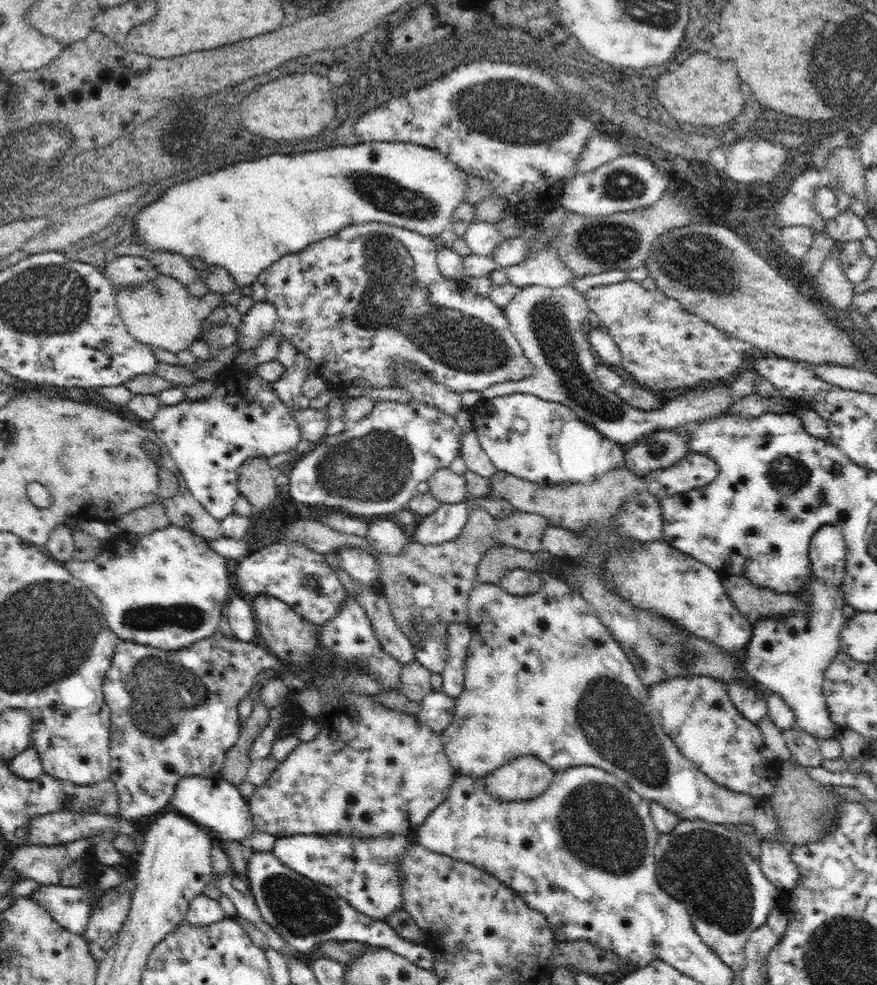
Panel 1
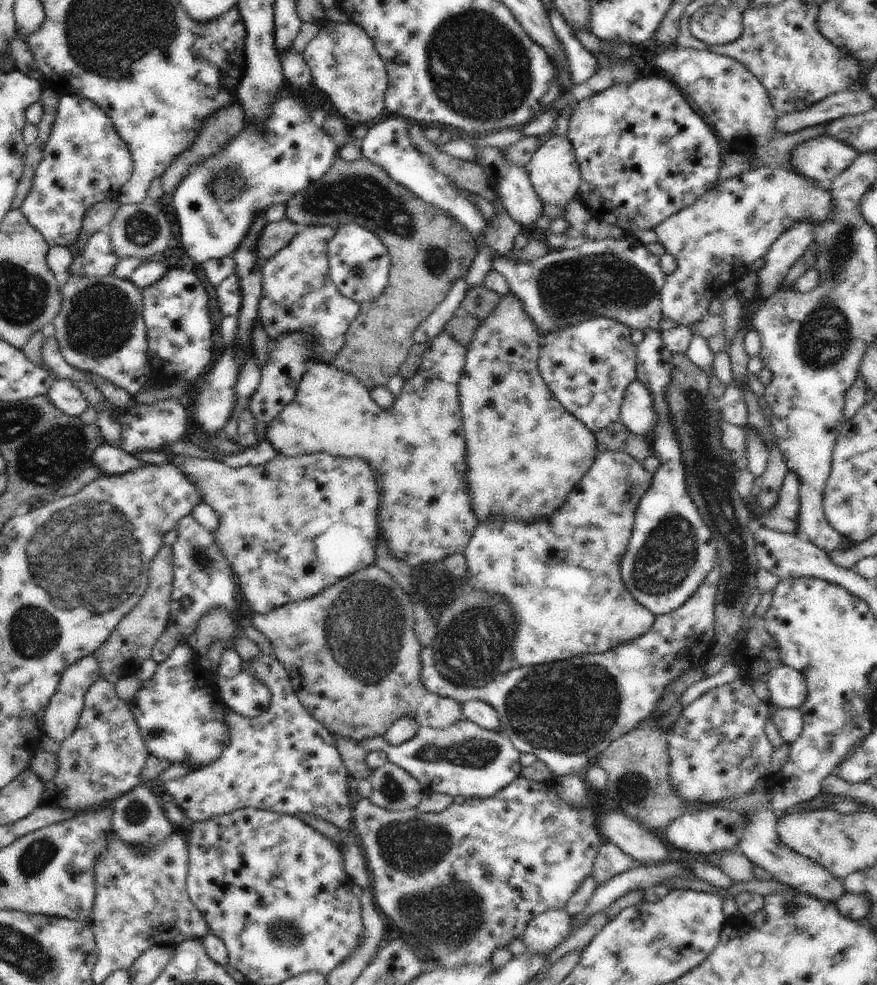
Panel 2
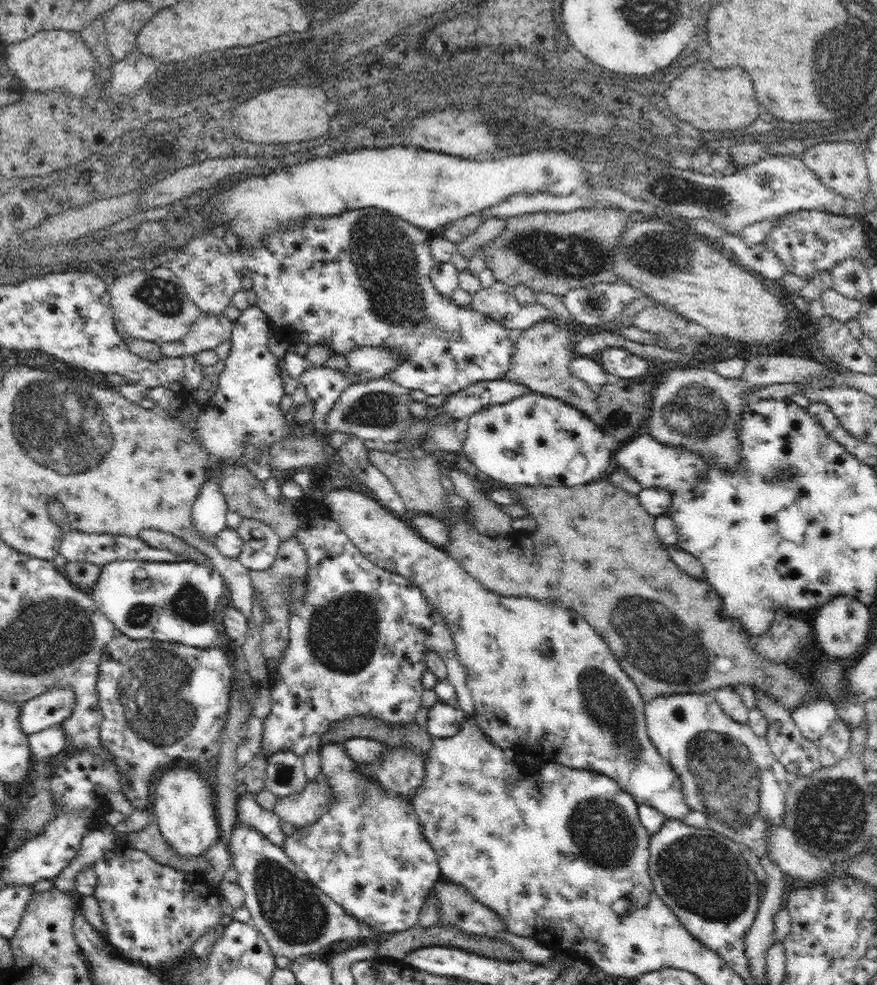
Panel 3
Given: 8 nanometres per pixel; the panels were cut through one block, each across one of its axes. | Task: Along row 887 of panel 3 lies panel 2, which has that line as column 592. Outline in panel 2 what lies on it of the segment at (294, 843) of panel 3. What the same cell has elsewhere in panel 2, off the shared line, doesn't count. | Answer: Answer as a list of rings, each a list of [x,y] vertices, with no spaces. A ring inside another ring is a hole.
[[[592,318],[578,326],[568,326],[566,330],[546,334],[541,339],[538,368],[540,376],[550,387],[552,394],[560,404],[573,414],[584,426],[596,434],[619,420],[620,408],[626,389],[636,380],[636,349],[631,341],[632,328],[610,320],[610,318]]]

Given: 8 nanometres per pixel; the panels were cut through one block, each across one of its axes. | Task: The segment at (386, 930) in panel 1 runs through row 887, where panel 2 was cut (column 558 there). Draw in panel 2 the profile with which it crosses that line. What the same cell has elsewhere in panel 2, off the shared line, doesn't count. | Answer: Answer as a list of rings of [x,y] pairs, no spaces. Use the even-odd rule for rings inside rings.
[[[606,238],[606,240],[600,240],[600,242],[598,242],[598,240],[594,240],[594,242],[584,242],[581,246],[576,246],[576,248],[572,249],[561,248],[550,250],[549,253],[545,254],[542,258],[529,263],[518,262],[518,260],[514,260],[514,258],[510,258],[510,256],[512,256],[512,251],[508,252],[506,256],[496,256],[496,258],[492,260],[492,264],[494,264],[493,269],[505,276],[511,292],[514,293],[514,296],[516,296],[520,302],[522,302],[522,306],[524,306],[526,314],[532,318],[532,322],[536,323],[536,328],[538,328],[538,334],[541,336],[541,339],[543,339],[546,334],[566,330],[568,326],[584,324],[584,322],[588,322],[588,320],[592,320],[592,318],[598,318],[598,316],[600,316],[600,318],[616,320],[616,322],[620,322],[620,324],[624,324],[624,326],[628,326],[628,328],[632,328],[632,330],[646,332],[646,330],[650,328],[650,330],[661,331],[659,324],[660,320],[664,318],[661,308],[661,290],[666,282],[667,276],[662,272],[662,268],[660,268],[660,257],[654,256],[654,254],[648,252],[648,248],[634,238],[629,240],[612,240],[612,238]]]

